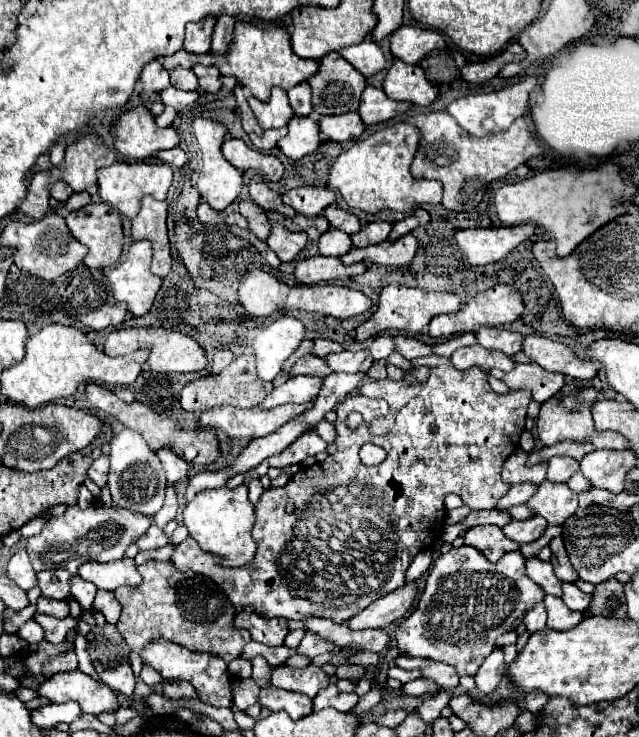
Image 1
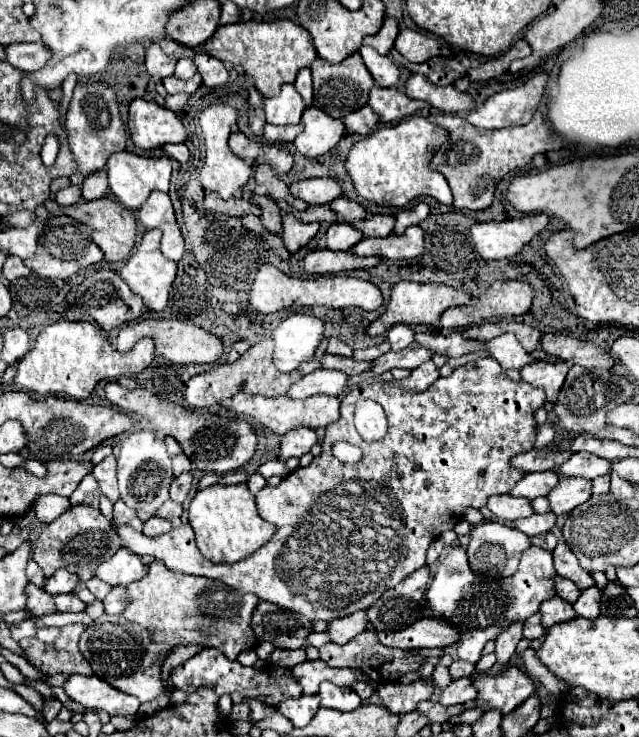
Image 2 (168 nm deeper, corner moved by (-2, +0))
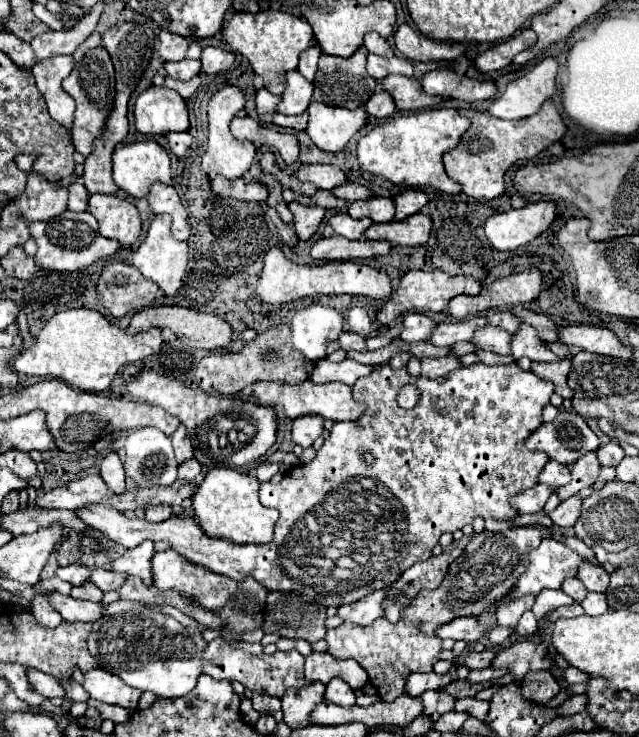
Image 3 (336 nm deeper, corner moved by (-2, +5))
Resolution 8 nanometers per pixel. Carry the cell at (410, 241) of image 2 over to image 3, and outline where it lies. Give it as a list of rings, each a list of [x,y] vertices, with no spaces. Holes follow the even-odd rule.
[[[412,214],[408,220],[392,220],[384,224],[372,224],[366,230],[368,240],[388,240],[394,246],[420,246],[430,238],[432,220],[426,214]]]

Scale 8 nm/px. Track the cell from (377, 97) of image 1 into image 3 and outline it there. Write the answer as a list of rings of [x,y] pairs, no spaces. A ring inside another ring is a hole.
[[[392,74],[382,80],[384,90],[388,90],[396,102],[396,108],[402,112],[416,112],[422,108],[430,108],[440,104],[442,96],[430,96],[422,90],[422,84],[414,78],[406,78],[402,74]]]

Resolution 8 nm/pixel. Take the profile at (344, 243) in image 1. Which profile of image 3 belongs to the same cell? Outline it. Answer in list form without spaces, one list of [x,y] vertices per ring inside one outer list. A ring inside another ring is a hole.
[[[340,212],[340,214],[334,214],[330,218],[330,224],[332,224],[336,234],[340,234],[340,236],[344,236],[348,240],[360,240],[364,236],[364,232],[368,230],[368,226],[372,224],[372,220],[370,218],[356,220],[350,214],[342,214]]]

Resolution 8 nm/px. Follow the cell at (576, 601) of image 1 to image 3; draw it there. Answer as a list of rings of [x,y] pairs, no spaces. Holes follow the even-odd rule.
[[[588,592],[586,600],[580,602],[580,604],[582,604],[582,608],[584,608],[584,612],[588,616],[600,616],[600,614],[604,614],[608,610],[606,596],[600,594],[600,592]]]

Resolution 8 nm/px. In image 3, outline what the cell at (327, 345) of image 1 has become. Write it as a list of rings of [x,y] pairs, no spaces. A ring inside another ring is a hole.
[[[344,332],[344,334],[340,334],[338,340],[340,340],[340,348],[344,348],[344,350],[358,350],[358,352],[366,350],[366,338],[362,338],[360,334]]]

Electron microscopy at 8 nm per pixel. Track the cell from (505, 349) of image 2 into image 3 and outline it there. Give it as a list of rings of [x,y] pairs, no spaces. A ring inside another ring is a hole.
[[[524,324],[512,340],[512,356],[518,360],[522,356],[528,356],[530,360],[538,360],[538,362],[558,362],[560,356],[556,356],[546,342],[540,340],[540,336],[536,334],[536,330],[528,324]]]

